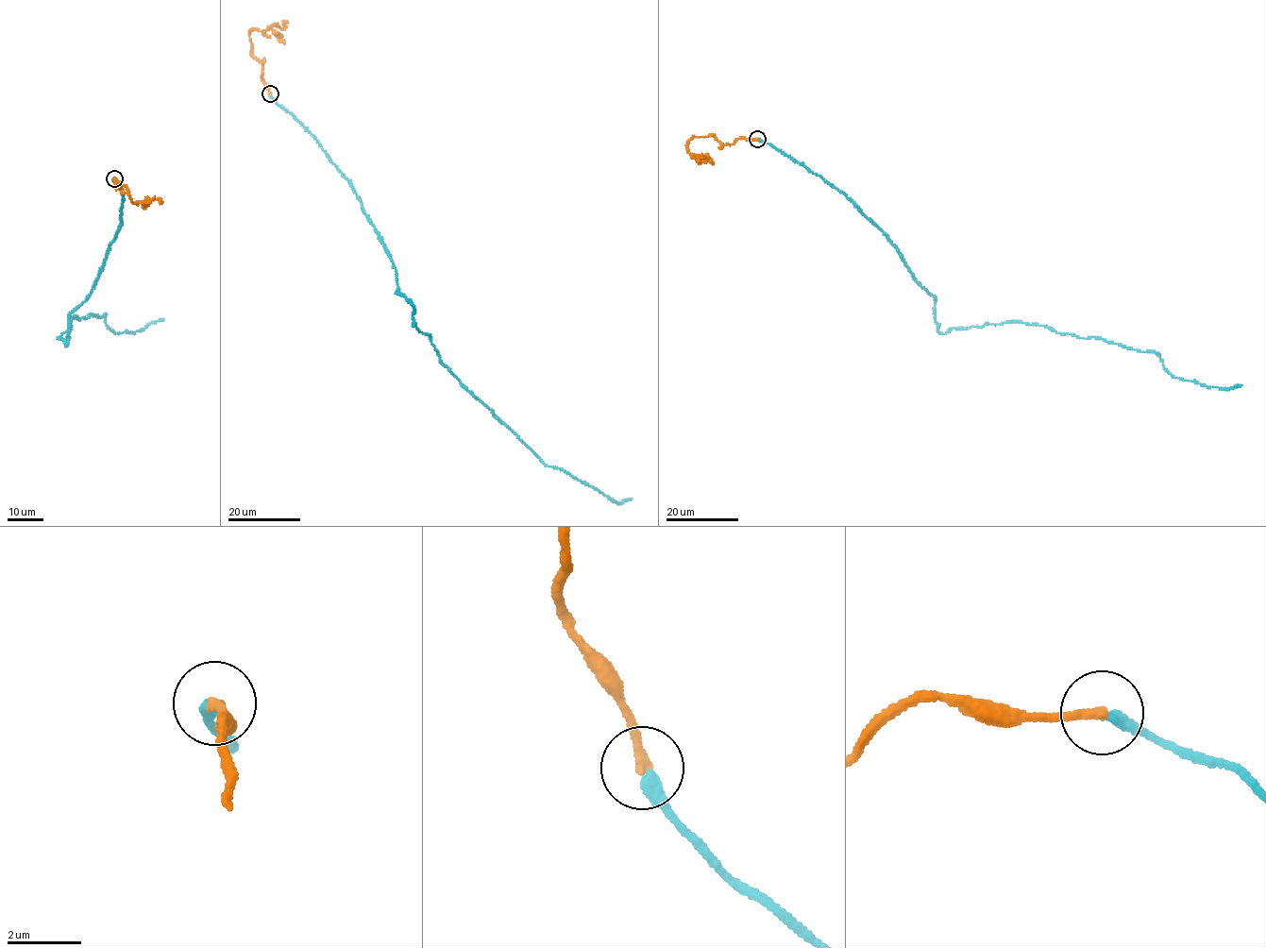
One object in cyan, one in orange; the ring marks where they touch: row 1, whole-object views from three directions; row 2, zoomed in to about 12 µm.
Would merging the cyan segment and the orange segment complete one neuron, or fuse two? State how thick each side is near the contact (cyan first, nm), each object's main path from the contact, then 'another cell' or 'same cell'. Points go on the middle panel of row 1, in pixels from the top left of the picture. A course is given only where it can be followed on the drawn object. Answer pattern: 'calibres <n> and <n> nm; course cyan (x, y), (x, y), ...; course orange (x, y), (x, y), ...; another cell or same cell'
calibres 320 and 280 nm; course cyan (270, 94), (346, 178), (440, 361), (544, 463), (631, 499); course orange (270, 93), (262, 63), (251, 54), (248, 34), (272, 25), (281, 28), (287, 22); same cell

